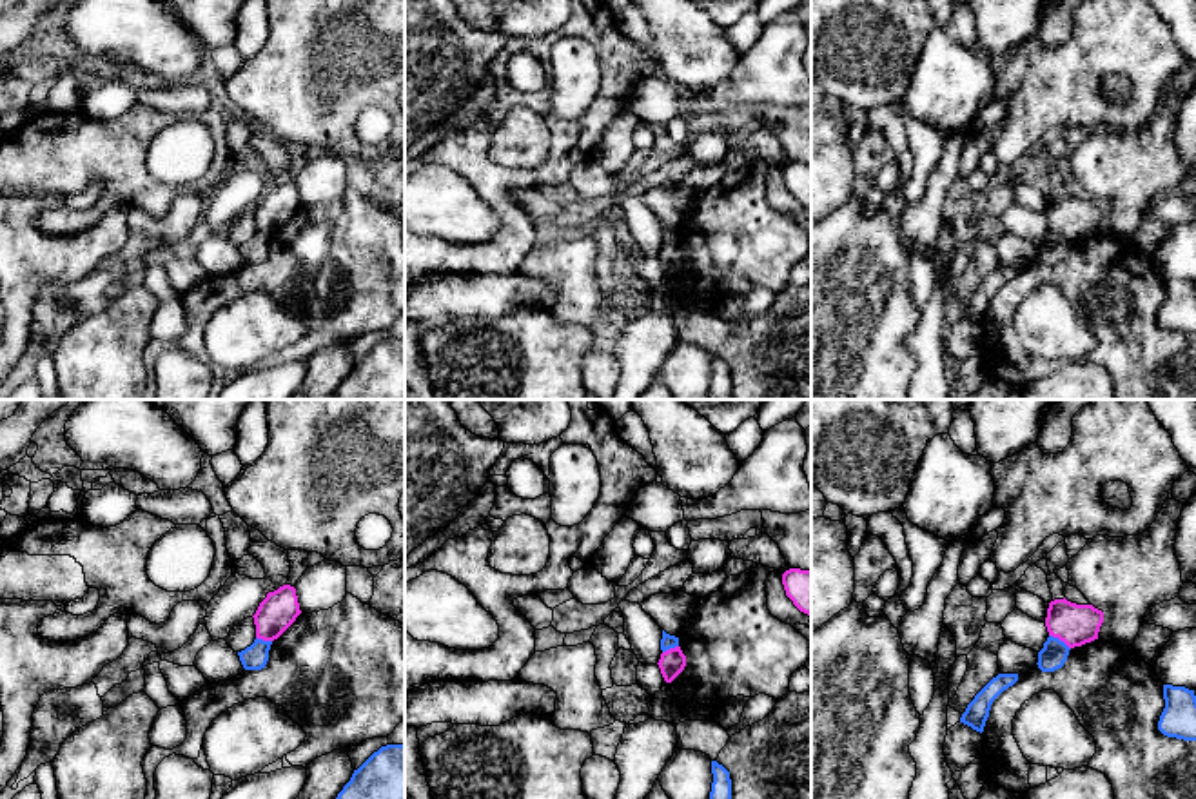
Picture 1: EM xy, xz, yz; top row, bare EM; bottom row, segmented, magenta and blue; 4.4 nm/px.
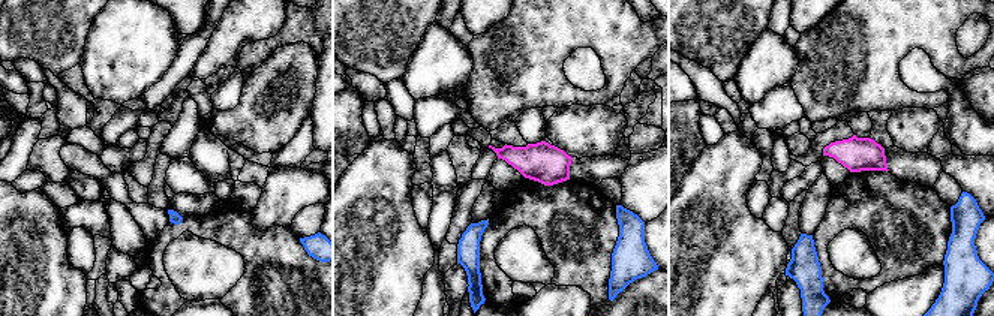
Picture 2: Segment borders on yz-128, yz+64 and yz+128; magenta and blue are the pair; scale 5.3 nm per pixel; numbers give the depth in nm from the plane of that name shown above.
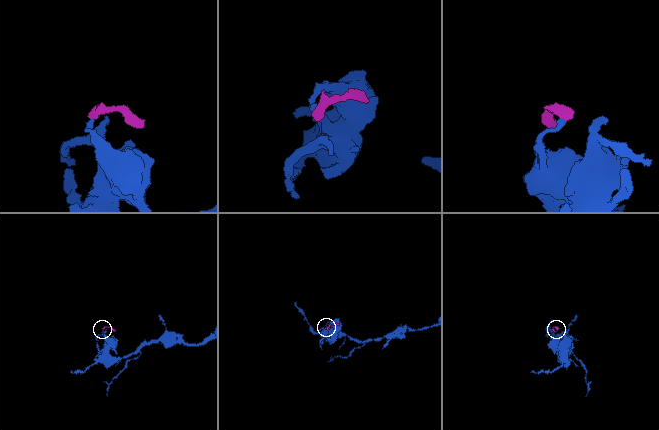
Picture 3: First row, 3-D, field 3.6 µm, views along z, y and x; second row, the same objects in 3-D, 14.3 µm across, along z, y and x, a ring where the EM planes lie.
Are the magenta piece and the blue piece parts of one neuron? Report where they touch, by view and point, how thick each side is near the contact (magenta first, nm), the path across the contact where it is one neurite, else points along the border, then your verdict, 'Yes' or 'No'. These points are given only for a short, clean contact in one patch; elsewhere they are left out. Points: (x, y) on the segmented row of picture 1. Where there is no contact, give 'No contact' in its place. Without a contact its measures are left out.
Touches magenta at yz (1060, 640). Thickness 180 nm (magenta) against 120 nm. Path across: yz (1075, 625), (1060, 640), (1055, 652). Yes

